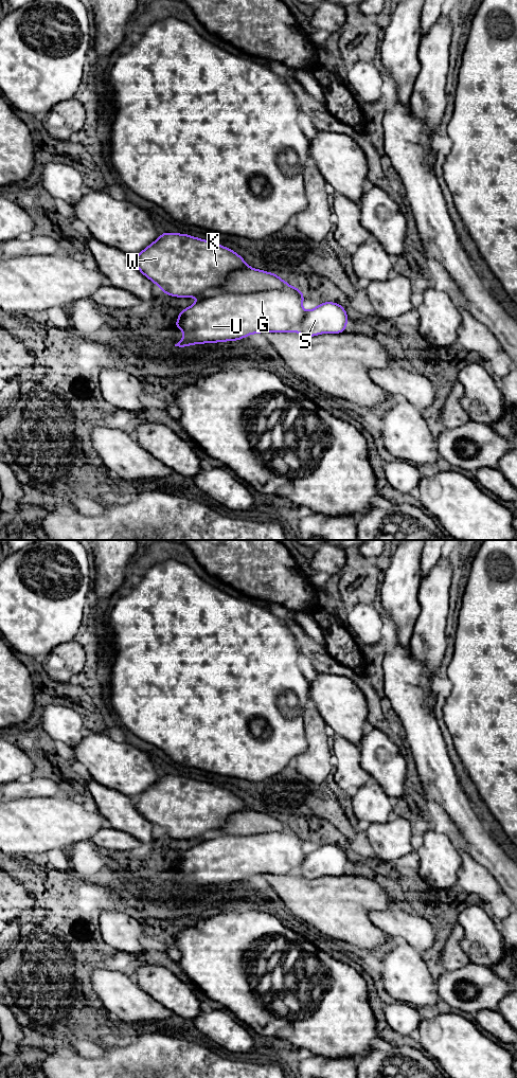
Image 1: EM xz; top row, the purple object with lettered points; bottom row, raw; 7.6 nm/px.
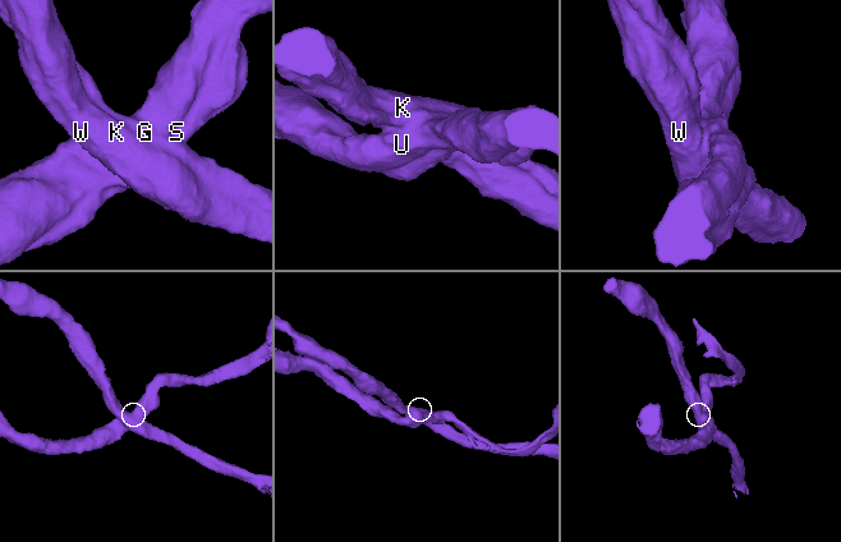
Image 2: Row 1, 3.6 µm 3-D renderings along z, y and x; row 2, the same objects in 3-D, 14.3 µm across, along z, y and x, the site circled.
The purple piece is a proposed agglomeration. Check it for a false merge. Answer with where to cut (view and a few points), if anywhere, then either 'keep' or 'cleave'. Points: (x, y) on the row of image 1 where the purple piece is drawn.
xz (290, 286), (279, 289), (210, 291), (200, 297) | cleave

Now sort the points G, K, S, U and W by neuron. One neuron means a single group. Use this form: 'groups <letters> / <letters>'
groups G S U / K W

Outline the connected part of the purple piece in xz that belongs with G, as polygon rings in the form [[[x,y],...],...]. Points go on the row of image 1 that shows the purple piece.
[[[298,287],[263,291],[210,292],[200,297],[199,301],[192,306],[178,312],[179,318],[173,327],[183,330],[184,337],[175,346],[235,341],[257,333],[296,331],[307,337],[345,333],[350,318],[343,306],[325,302],[305,312],[302,308],[304,300]]]

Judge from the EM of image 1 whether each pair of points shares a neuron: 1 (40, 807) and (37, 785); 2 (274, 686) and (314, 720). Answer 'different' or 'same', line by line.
1: different
2: different

